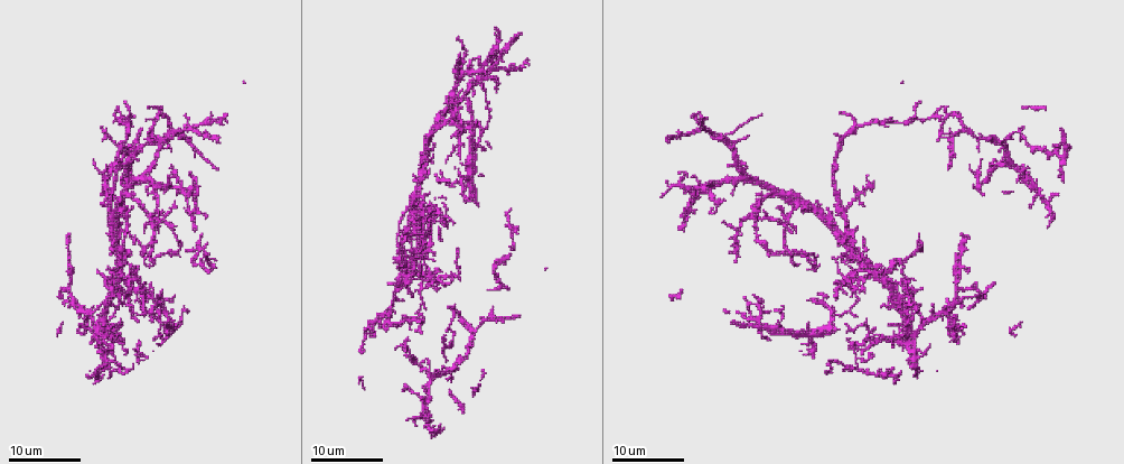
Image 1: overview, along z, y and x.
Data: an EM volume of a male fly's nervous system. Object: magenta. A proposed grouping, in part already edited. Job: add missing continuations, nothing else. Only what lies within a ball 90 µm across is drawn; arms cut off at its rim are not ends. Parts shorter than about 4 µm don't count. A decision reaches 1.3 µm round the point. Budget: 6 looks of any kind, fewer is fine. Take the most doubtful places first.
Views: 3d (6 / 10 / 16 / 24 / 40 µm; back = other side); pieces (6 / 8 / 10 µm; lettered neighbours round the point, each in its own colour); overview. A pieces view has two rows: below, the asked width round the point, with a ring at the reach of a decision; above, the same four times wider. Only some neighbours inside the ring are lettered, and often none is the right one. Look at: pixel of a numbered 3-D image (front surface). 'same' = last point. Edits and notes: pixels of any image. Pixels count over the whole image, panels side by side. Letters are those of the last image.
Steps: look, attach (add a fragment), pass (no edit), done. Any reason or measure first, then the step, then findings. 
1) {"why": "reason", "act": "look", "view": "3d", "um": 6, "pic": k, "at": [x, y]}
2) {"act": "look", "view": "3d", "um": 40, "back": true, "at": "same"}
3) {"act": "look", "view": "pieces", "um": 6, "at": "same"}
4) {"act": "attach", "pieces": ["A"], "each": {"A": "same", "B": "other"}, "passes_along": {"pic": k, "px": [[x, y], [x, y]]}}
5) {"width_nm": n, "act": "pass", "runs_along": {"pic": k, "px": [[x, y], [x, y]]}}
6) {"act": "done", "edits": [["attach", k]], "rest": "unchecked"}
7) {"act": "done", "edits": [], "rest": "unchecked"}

{"why": "tapers out", "act": "look", "view": "3d", "um": 24, "pic": 1, "at": [137, 268]}

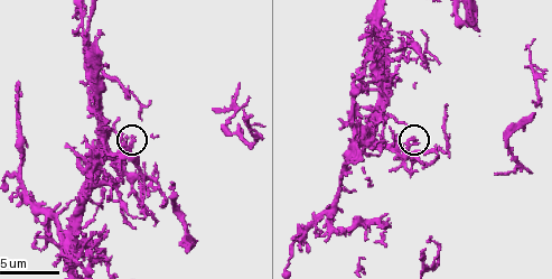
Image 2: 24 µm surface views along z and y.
{"act": "look", "view": "pieces", "um": 8, "pic": 2, "at": [133, 136]}

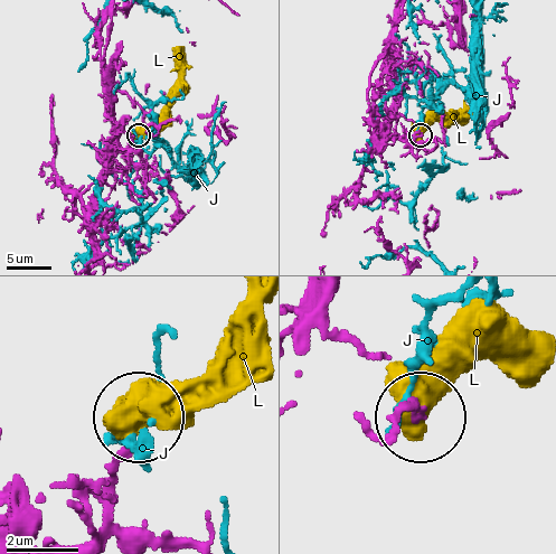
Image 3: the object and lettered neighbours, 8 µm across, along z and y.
{"act": "pass", "each": {"J": "other", "L": "other"}, "found": "none of them fits"}

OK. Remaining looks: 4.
{"why": "free end", "act": "look", "view": "3d", "um": 16, "pic": 1, "at": [746, 300]}

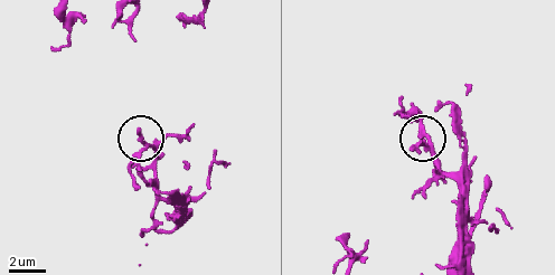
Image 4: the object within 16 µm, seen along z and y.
{"act": "look", "view": "pieces", "um": 10, "pic": 4, "at": [141, 133]}

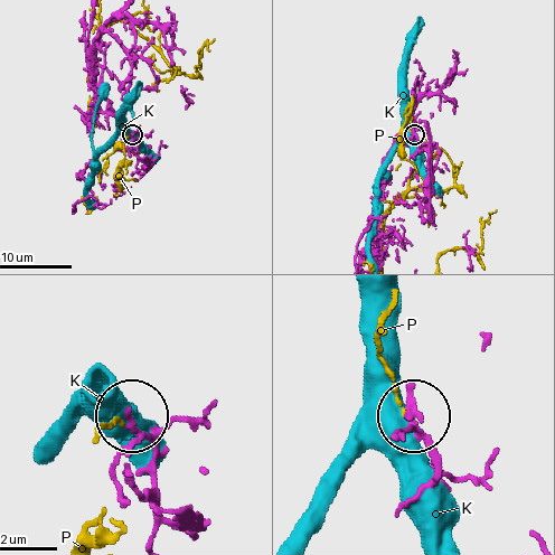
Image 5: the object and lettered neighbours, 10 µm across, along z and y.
{"act": "pass", "each": {"K": "other", "P": "other"}, "found": "no lettered fragment goes on from it"}

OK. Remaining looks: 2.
{"why": "branch stops here", "act": "look", "view": "pieces", "um": 6, "pic": 2, "at": [16, 85]}

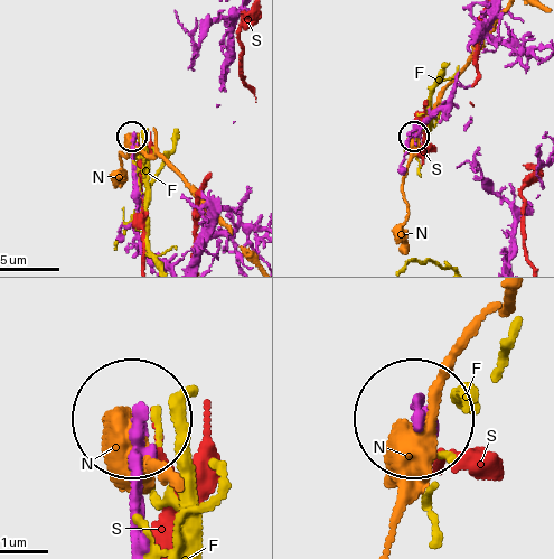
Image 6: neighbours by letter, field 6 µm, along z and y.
{"act": "pass", "each": {"F": "other", "N": "other", "S": "other"}, "runs_along": {"pic": 6, "px": [[141, 537], [138, 420]]}, "found": "none of them fits"}

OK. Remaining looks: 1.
{"act": "done", "edits": [], "rest": "unchecked"}

